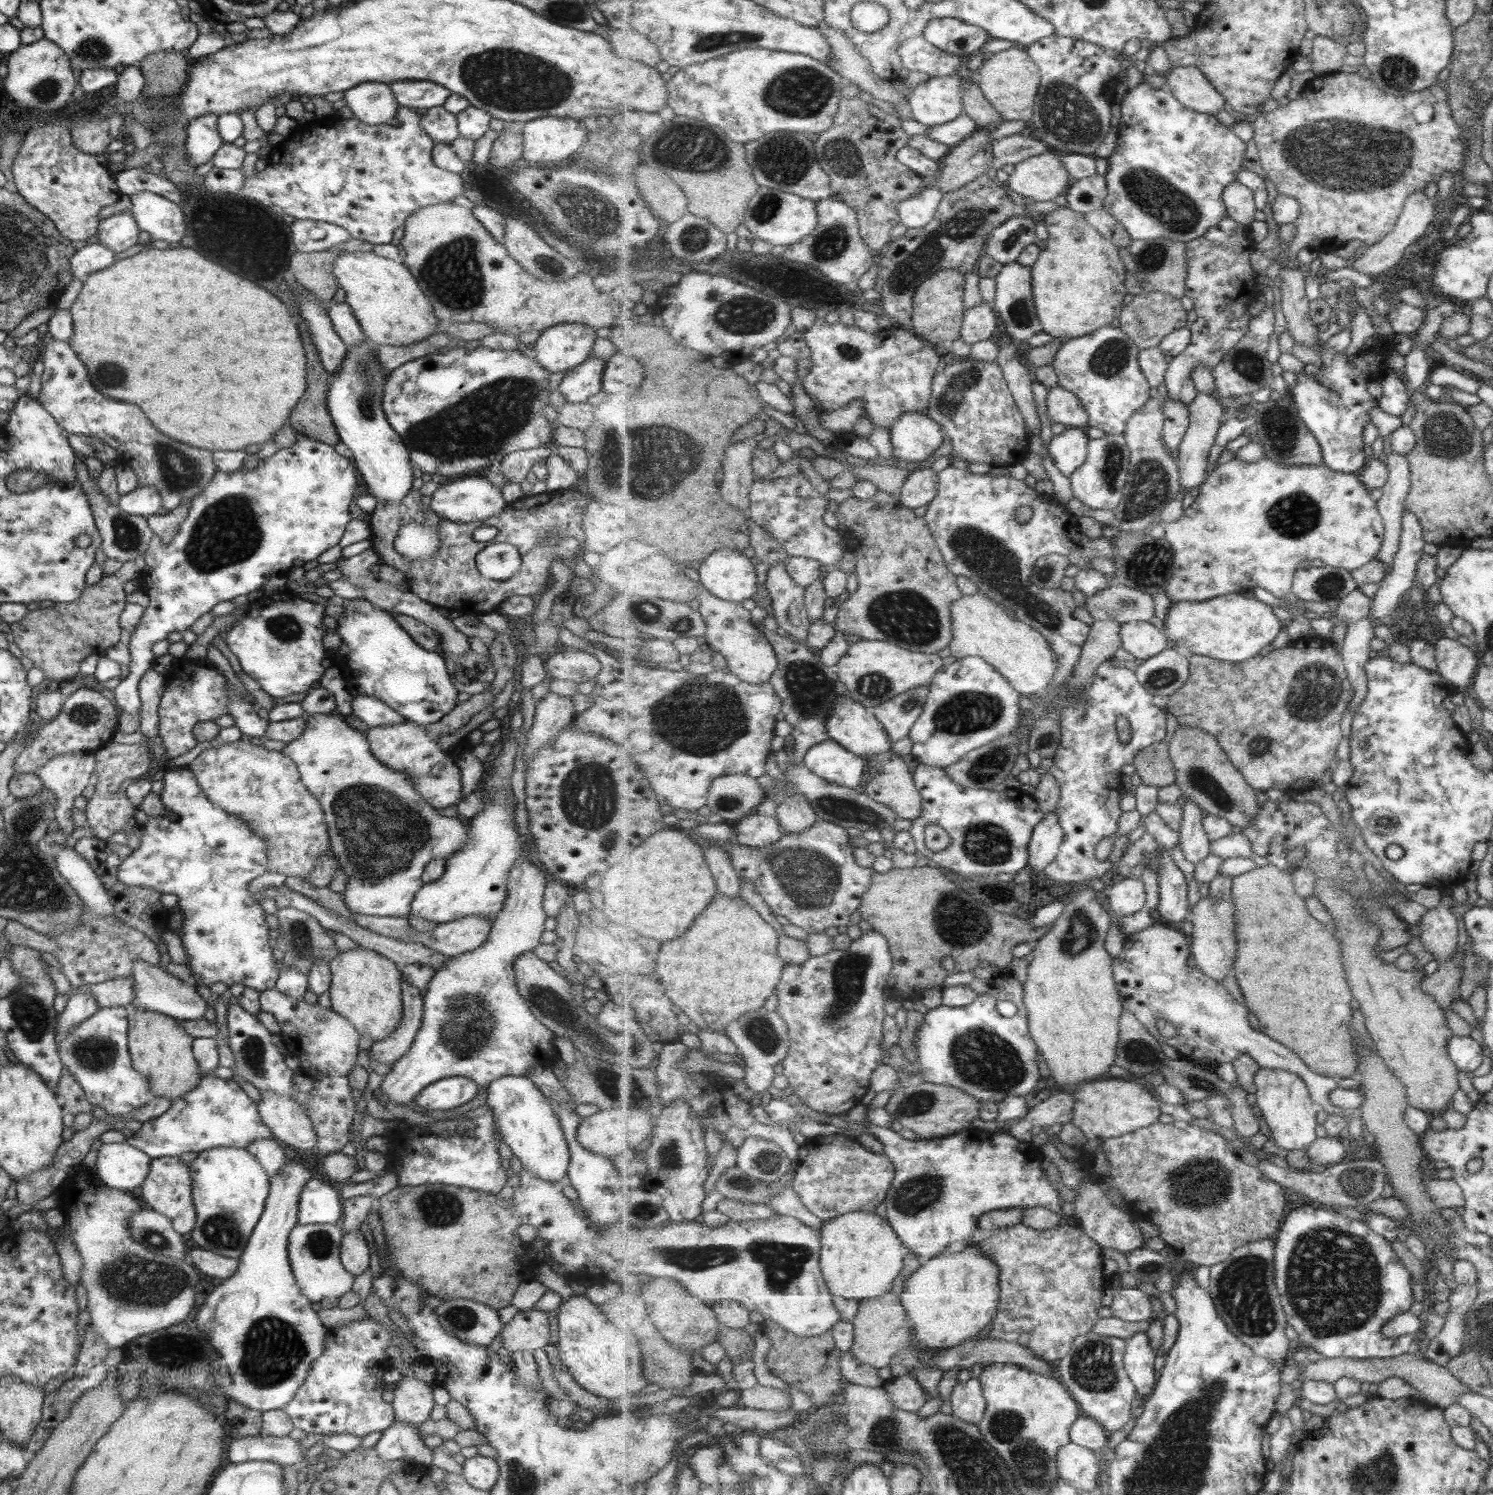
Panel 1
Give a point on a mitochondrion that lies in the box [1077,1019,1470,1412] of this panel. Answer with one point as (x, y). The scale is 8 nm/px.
(1331, 1293)

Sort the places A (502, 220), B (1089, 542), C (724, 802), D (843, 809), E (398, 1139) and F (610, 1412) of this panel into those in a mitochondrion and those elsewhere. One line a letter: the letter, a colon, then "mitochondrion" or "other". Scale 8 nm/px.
A: other
B: other
C: mitochondrion
D: mitochondrion
E: other
F: other

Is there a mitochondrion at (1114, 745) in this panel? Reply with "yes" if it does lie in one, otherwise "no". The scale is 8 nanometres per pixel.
no

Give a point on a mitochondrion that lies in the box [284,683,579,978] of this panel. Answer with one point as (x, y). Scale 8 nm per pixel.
(380, 835)

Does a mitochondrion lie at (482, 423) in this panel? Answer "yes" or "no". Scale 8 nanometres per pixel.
yes

